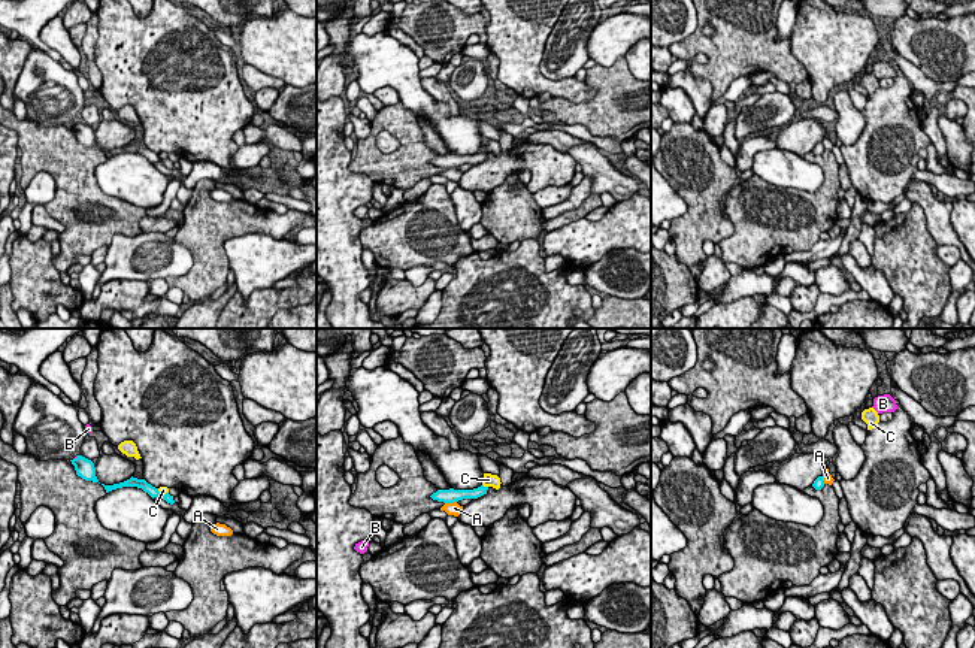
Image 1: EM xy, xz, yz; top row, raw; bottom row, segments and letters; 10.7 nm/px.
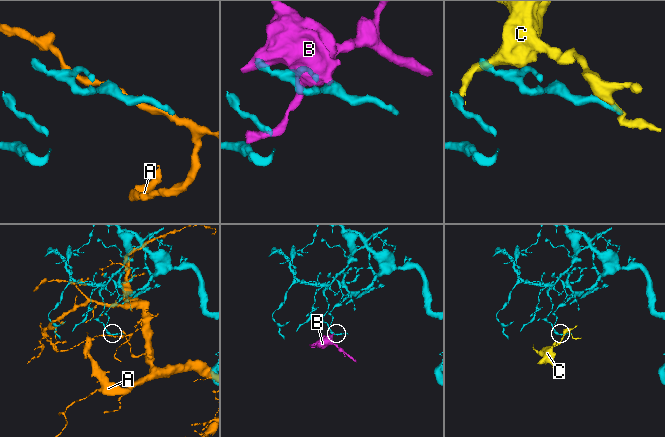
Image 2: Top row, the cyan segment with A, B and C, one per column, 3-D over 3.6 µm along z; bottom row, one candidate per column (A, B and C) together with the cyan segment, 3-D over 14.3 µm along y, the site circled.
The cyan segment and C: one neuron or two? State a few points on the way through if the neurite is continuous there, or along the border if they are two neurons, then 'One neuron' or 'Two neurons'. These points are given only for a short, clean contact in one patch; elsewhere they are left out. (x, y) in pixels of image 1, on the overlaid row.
Boundary: xz (483, 484), (487, 487). Two neurons

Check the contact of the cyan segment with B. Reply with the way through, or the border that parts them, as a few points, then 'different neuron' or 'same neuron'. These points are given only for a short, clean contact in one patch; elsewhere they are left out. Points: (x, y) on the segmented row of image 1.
border along xy (78, 456), (75, 459); different neuron

